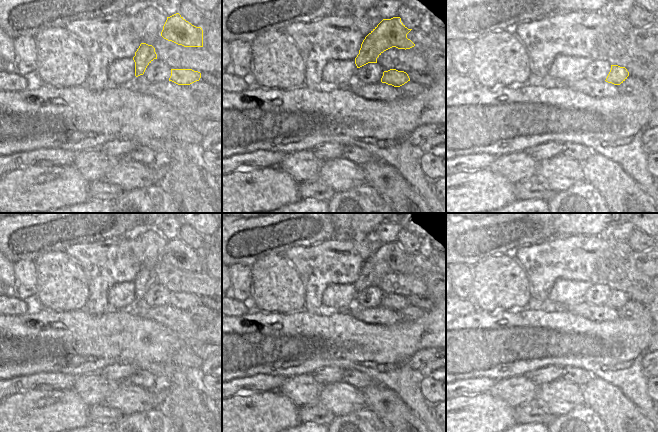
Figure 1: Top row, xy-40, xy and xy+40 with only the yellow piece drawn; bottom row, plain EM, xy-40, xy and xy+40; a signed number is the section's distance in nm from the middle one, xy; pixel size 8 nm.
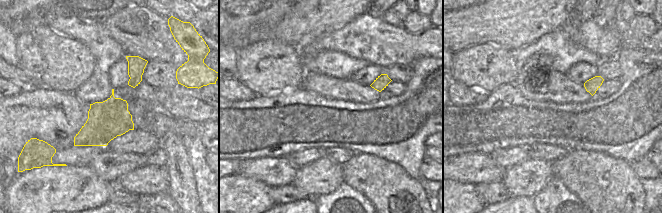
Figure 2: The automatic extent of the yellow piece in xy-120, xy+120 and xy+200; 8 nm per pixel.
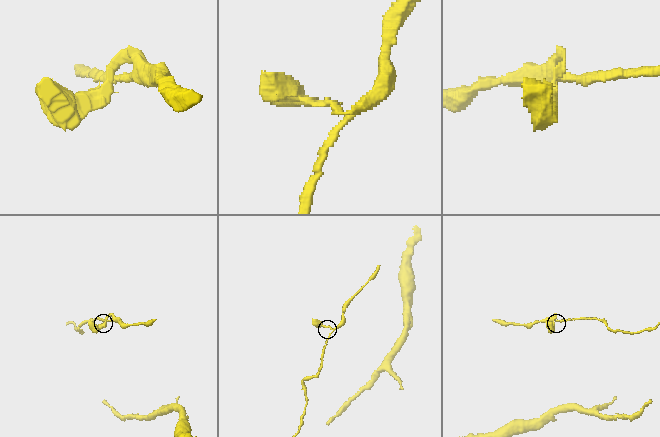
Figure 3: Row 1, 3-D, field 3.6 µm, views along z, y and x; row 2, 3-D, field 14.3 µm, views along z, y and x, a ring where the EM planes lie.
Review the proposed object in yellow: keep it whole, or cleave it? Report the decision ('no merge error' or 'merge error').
no merge error

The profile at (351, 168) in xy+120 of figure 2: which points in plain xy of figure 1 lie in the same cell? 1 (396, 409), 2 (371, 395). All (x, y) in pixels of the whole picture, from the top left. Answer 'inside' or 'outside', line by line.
1: inside
2: inside

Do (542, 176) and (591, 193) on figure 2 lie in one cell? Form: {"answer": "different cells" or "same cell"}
{"answer": "different cells"}

